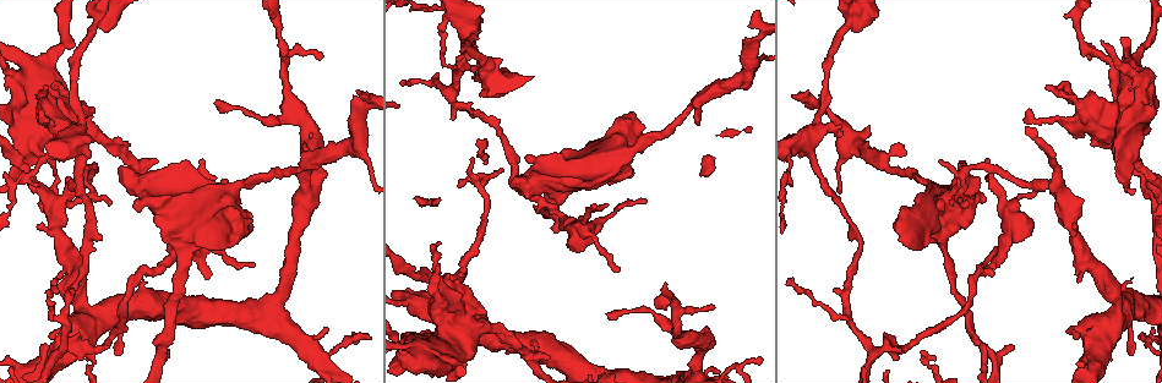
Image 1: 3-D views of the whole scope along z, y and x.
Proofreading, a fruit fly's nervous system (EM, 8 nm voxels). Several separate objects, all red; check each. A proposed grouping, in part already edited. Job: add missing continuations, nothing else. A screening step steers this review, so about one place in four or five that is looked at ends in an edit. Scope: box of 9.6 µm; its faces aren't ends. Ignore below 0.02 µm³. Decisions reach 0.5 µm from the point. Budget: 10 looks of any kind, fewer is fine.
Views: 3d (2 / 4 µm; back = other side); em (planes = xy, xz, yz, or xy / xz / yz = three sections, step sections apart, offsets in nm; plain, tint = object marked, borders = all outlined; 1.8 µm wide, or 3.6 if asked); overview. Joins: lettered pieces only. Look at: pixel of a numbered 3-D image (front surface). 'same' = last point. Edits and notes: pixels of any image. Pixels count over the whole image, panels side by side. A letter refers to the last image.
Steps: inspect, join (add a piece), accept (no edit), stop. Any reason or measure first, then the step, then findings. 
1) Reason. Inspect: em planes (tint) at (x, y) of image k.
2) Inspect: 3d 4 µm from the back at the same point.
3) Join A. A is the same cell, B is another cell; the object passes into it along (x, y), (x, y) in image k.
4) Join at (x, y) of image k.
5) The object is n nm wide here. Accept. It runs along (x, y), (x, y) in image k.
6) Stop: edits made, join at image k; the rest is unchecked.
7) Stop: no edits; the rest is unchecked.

Calibre changes. Inspect: 3d 4 µm from the back at (490, 68) of image 1.

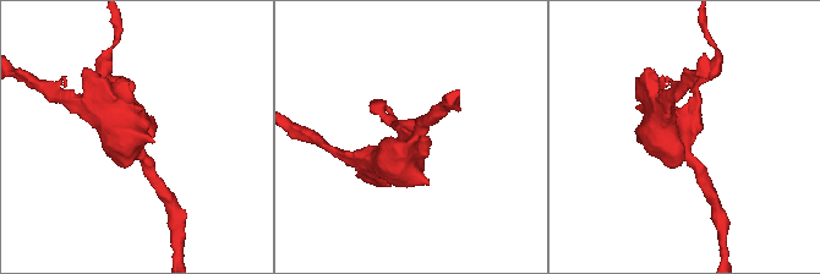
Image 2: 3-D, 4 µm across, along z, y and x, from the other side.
Shape alone is not enough. Inspect: em 3.6 µm planes (tint) at (412, 141) of image 2.

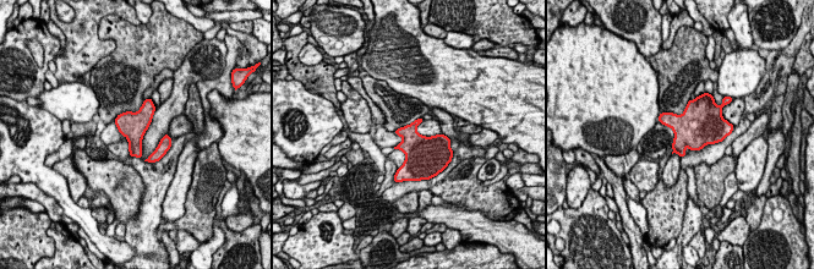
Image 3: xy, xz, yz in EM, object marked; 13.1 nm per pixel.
Inspect: em 3.6 µm planes (borders) at the same point.

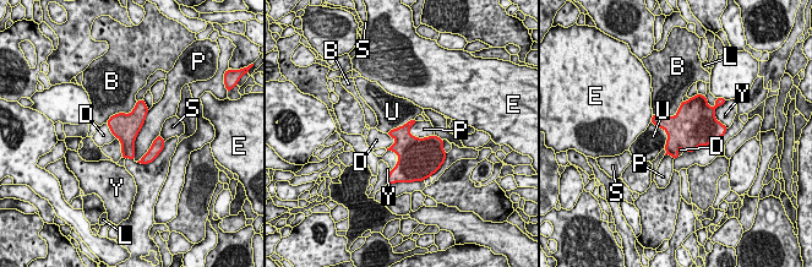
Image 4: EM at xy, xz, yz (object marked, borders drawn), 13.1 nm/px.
Accept. B, D, E, L, P, S, U and Y are other cells; a border runs along (107, 123), (120, 141), (121, 148) in image 4; none of them fits.

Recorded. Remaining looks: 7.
An open end. Inspect: 3d 2 µm from the back at (842, 134) of image 1.

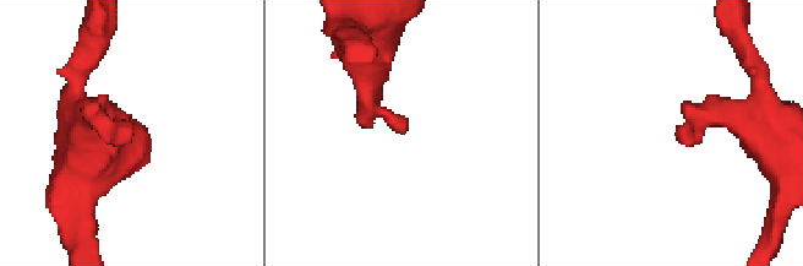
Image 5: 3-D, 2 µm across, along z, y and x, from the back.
Inspect: em planes (borders) at (406, 126) of image 5.

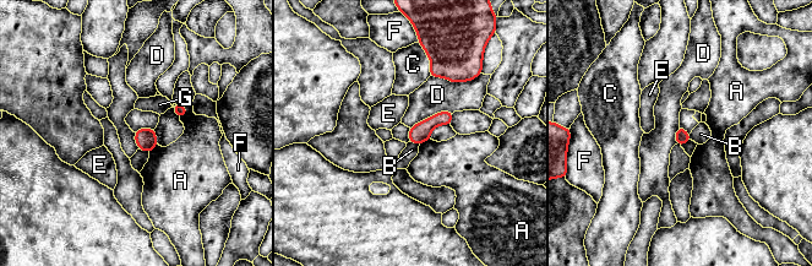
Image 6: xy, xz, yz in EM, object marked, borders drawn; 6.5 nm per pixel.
Accept. A, B, C, D, E, F and G are other cells; a border runs along (409, 141), (419, 145) in image 6; no lettered piece goes on from it.

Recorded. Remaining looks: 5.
Thick turns thin. Inspect: 3d 4 µm at (130, 178) of image 1.

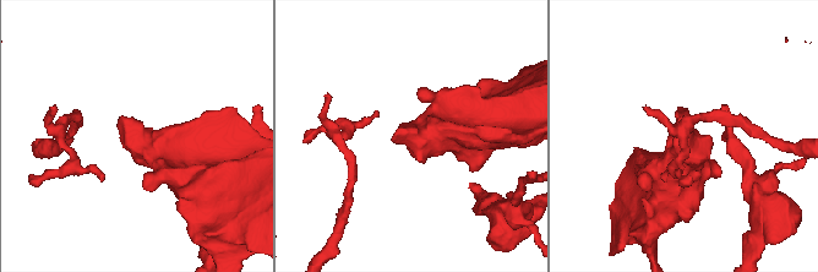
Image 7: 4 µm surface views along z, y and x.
Inspect: em xy step 16 (tint) at (134, 137) of image 7.

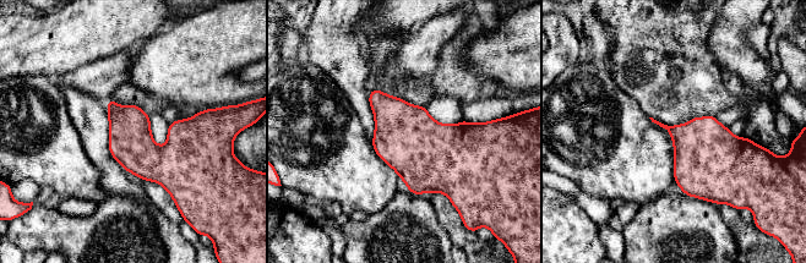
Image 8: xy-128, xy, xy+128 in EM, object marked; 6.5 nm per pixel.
Cut it another way. Inspect: em planes (borders) at the same point.

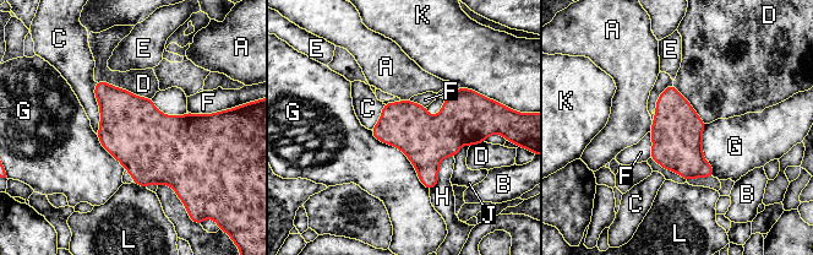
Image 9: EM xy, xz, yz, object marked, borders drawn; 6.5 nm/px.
The object is 320 nm wide here; the longest contact is with G, 550 nm. Accept. A, B, C, D, E, F, G, H, J, K and L are other cells; none of them fits.

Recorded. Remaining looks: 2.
An open end. Inspect: em planes (borders) at (608, 315) of image 1.

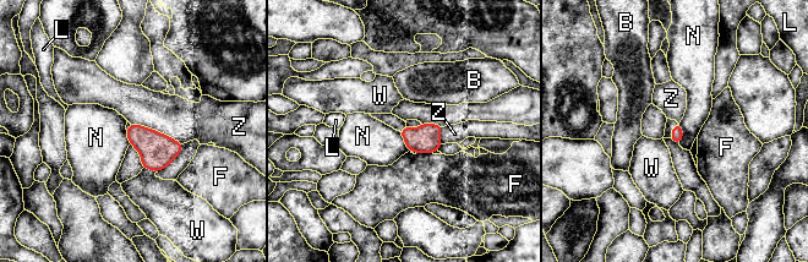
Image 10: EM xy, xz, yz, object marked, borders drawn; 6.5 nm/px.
The object is 80 nm wide here. Accept. B, F, L, N, W and Z are other cells; a border runs along (678, 124), (682, 130), (680, 143) in image 10; no lettered piece goes on from it.

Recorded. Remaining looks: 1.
Stop: no edits; the rest is unchecked.

